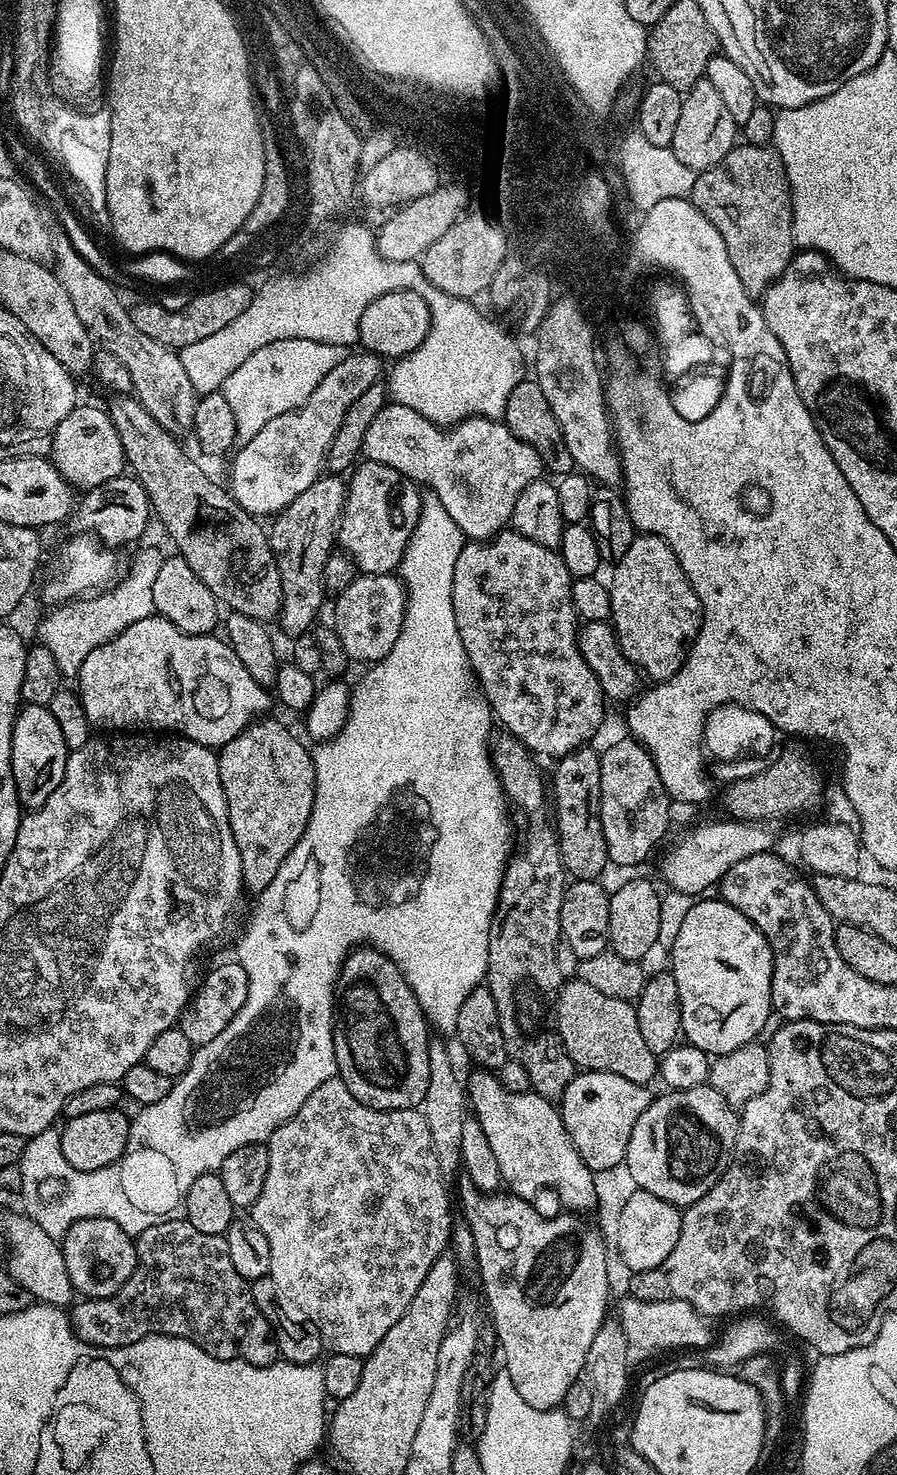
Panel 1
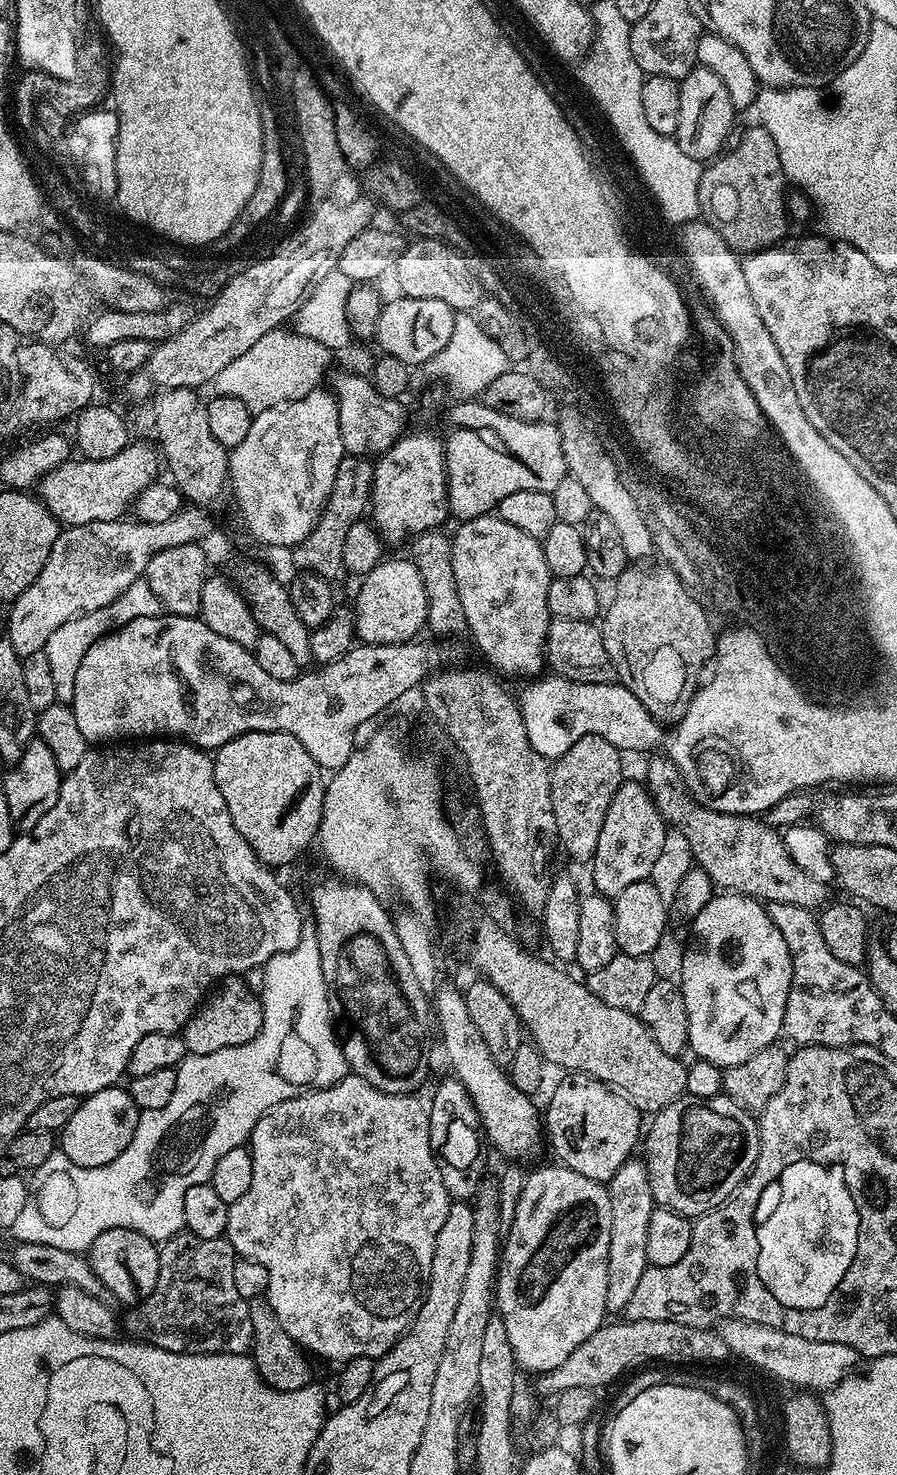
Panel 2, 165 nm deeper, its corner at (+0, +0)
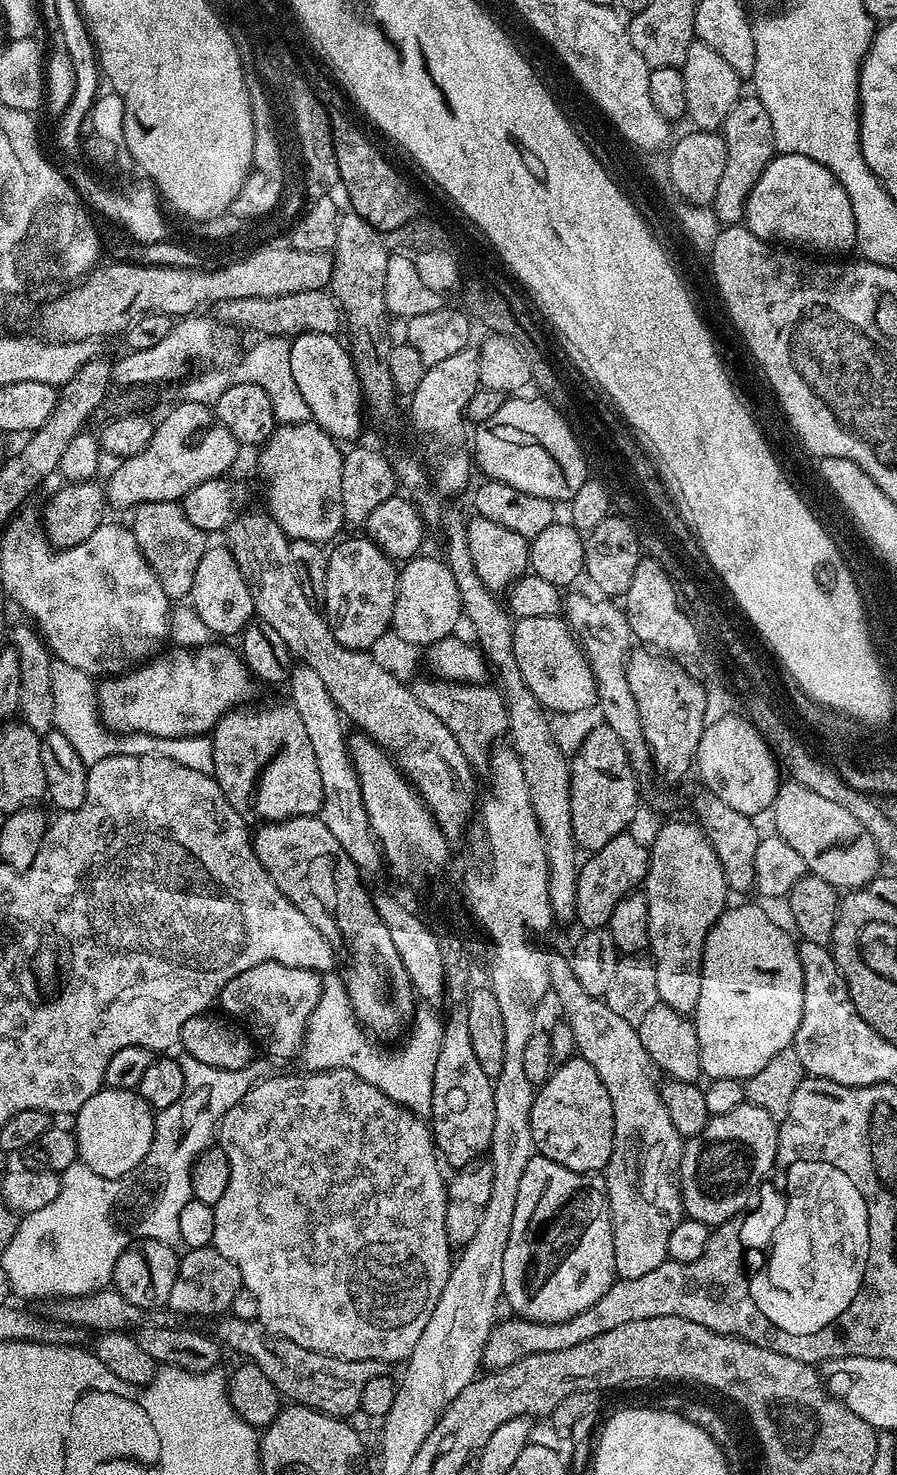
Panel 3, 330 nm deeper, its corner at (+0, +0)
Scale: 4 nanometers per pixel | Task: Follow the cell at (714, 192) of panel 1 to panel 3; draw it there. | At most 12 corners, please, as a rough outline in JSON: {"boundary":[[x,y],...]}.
{"boundary":[[741,95],[722,129],[726,168],[710,205],[744,220],[750,190],[776,152],[766,106]]}

